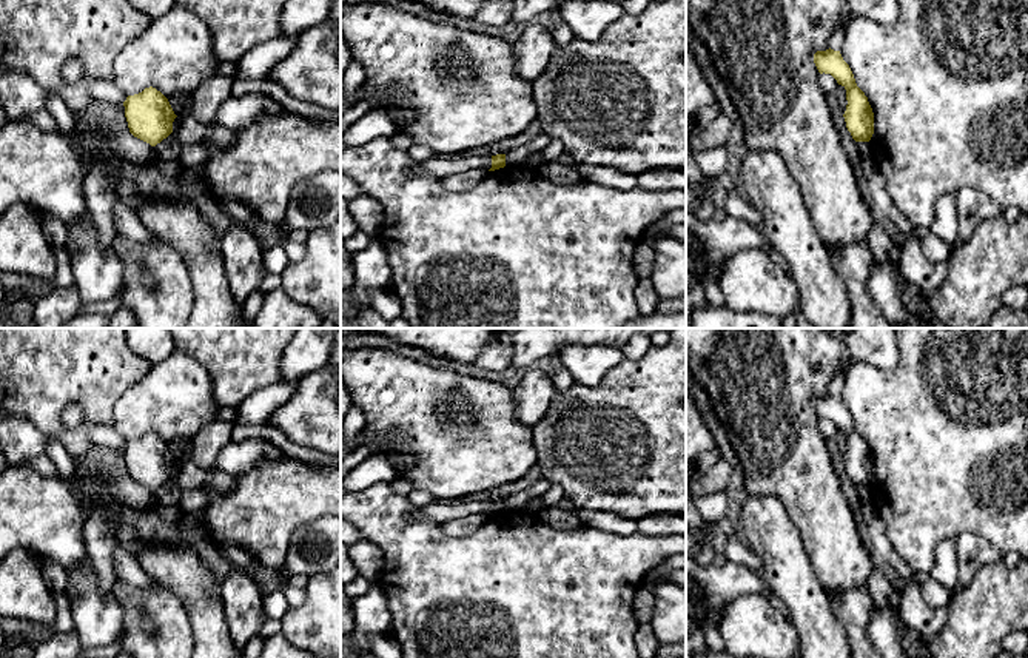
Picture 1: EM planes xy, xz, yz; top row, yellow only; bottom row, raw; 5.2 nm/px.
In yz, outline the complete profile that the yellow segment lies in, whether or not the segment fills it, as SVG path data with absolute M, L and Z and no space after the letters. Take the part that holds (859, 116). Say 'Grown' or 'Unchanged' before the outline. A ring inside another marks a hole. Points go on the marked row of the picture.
Unchanged. M826 49L814 54L814 63L820 74L831 74L846 89L846 128L855 142L869 142L874 134L874 112L865 92L857 86L849 65L840 51Z

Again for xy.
Unchanged. M149 86L142 92L128 96L123 102L129 133L156 146L173 133L173 122L177 117L168 99Z

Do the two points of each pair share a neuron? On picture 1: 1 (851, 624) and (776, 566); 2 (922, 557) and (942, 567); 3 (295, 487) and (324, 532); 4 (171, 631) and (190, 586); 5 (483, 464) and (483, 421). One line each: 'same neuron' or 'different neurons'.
1: different neurons
2: different neurons
3: different neurons
4: different neurons
5: same neuron

